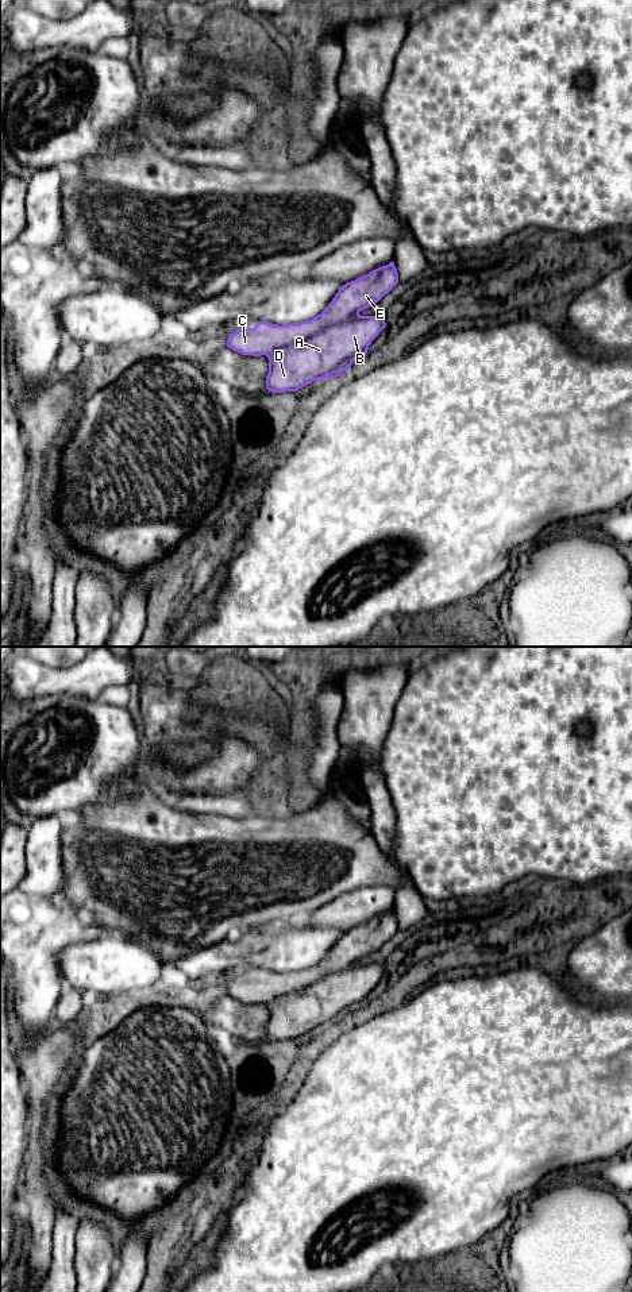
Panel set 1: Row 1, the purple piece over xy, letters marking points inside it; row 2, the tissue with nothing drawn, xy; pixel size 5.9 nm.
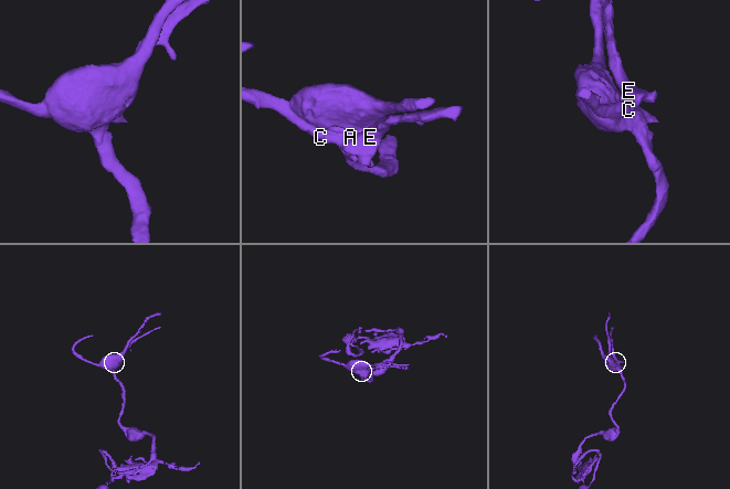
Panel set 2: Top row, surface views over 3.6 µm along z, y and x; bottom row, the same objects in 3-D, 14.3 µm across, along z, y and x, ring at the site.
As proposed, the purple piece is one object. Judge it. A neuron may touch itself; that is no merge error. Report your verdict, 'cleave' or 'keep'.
keep

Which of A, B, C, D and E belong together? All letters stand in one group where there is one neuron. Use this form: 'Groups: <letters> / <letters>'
Groups: A B C D E

